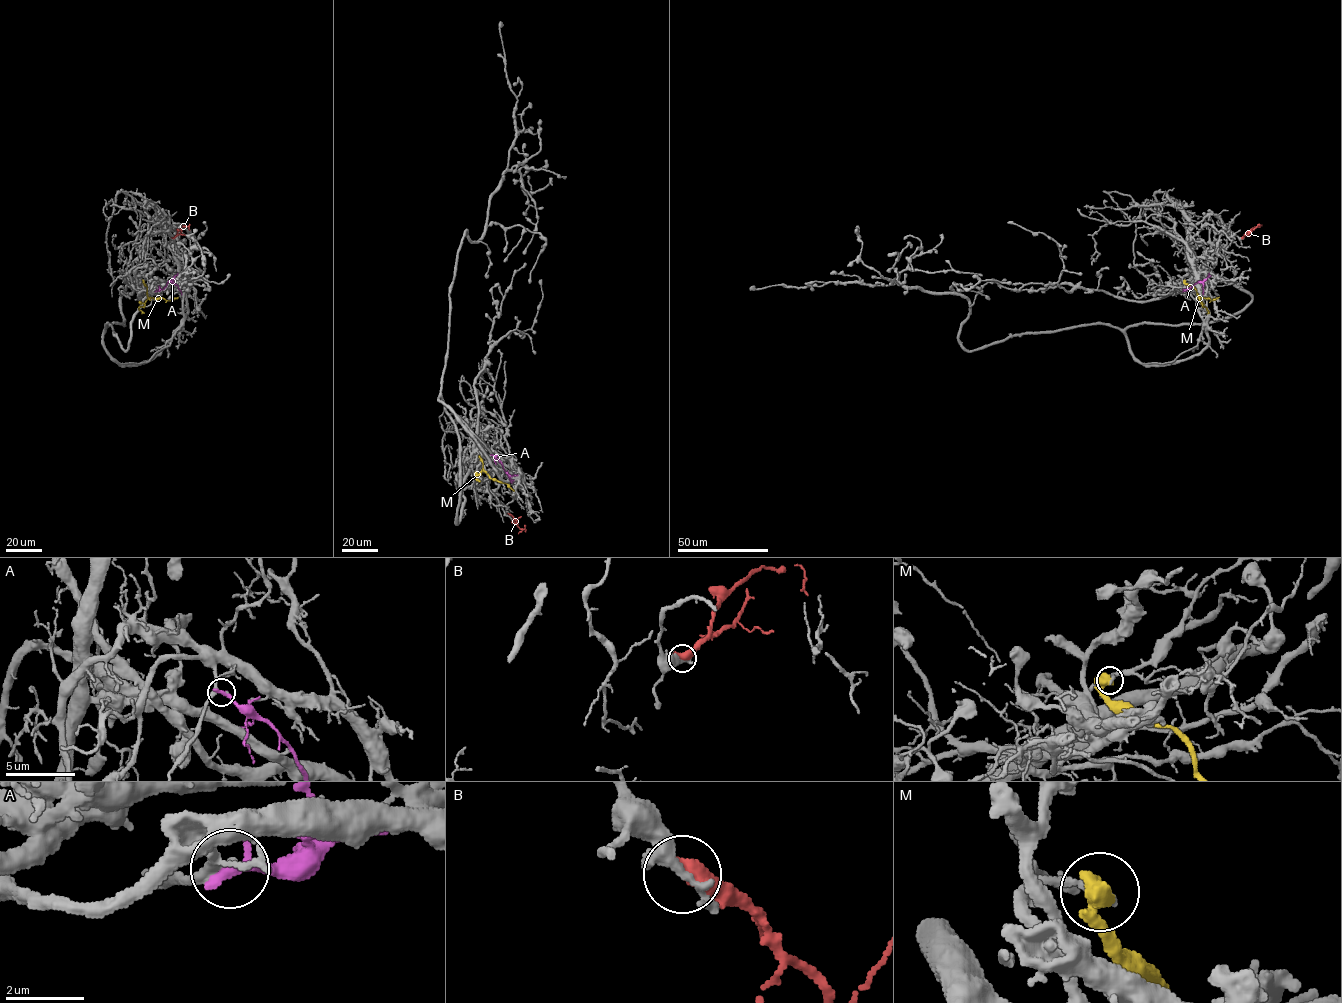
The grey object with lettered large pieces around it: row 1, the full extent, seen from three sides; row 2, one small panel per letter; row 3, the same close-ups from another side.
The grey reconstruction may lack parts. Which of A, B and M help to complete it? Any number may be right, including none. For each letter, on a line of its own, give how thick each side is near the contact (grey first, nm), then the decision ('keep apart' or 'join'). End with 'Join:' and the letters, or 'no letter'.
A: 240/360 nm | keep apart
B: 280/550 nm | keep apart
M: 220/440 nm | keep apart
Join: no letter

